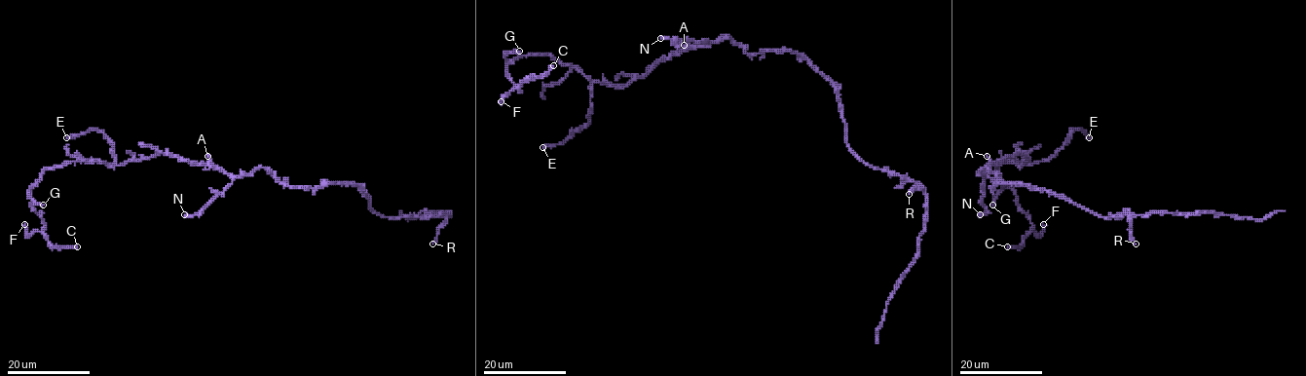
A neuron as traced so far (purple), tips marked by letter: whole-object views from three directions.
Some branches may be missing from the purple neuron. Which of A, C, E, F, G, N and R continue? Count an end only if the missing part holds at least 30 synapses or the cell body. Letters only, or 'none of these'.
none of these

